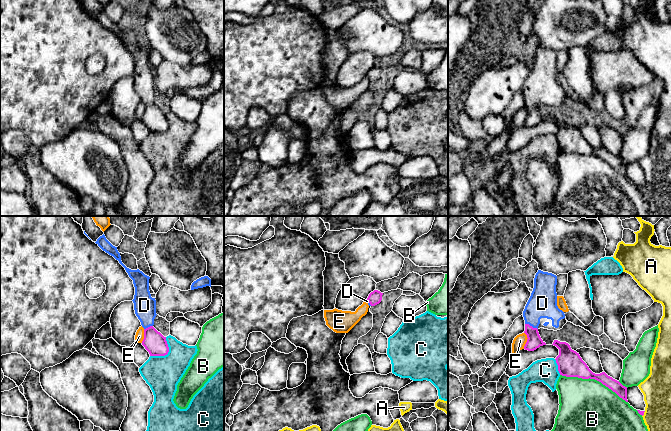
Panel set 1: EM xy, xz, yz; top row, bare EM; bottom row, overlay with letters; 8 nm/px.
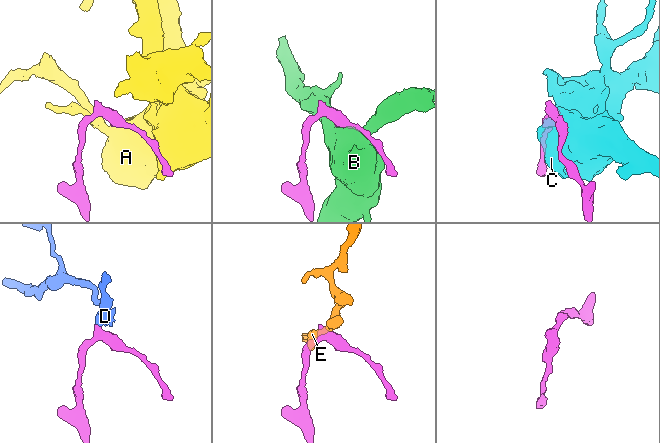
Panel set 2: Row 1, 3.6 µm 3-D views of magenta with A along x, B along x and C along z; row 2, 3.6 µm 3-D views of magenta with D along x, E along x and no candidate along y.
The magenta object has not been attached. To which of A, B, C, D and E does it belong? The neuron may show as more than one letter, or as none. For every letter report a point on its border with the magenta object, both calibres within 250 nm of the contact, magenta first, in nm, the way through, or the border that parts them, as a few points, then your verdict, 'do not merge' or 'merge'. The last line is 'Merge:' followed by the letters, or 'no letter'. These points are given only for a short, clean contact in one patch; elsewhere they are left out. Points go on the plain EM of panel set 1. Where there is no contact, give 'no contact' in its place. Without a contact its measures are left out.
A: yz (643, 190) | 30/240 nm | do not merge
B: yz (594, 154) | 200/460 nm | do not merge
C: xy (166, 130) | 180/280 nm | do not merge
D: yz (531, 102) | 120/220 nm | across yz (534, 117), (531, 102), (532, 89), (542, 79) | merge
E: yz (527, 116) | 120/100 nm | do not merge
Merge: D

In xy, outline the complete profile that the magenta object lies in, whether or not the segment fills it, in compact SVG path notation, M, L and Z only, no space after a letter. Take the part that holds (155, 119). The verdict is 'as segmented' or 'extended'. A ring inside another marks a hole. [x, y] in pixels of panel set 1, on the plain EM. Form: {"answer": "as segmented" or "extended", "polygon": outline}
{"answer": "extended", "polygon": "M103 10L95 18L103 27L113 32L125 44L129 53L133 56L135 71L132 76L134 79L135 90L144 104L144 115L142 121L149 128L150 132L165 132L169 128L169 123L164 113L154 103L156 93L156 76L151 73L149 67L150 53L139 45L131 46L121 37L117 23L113 22Z"}

